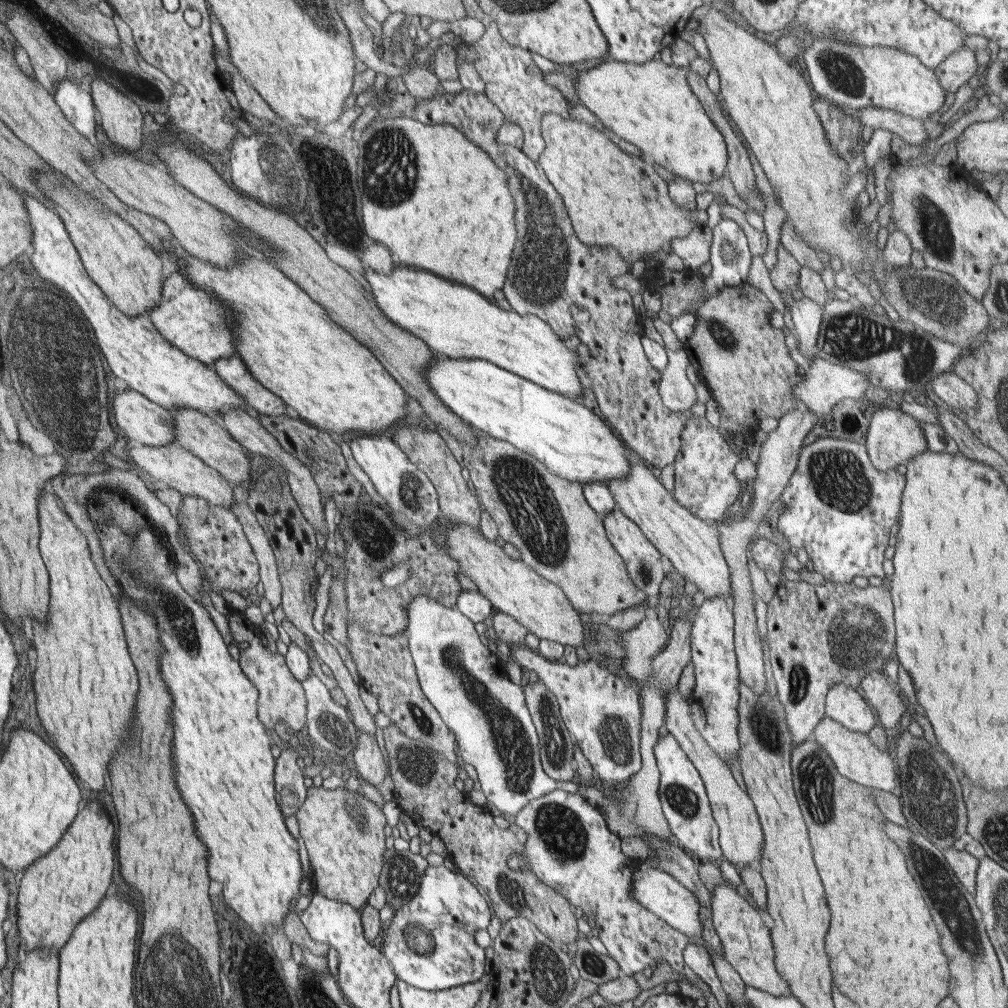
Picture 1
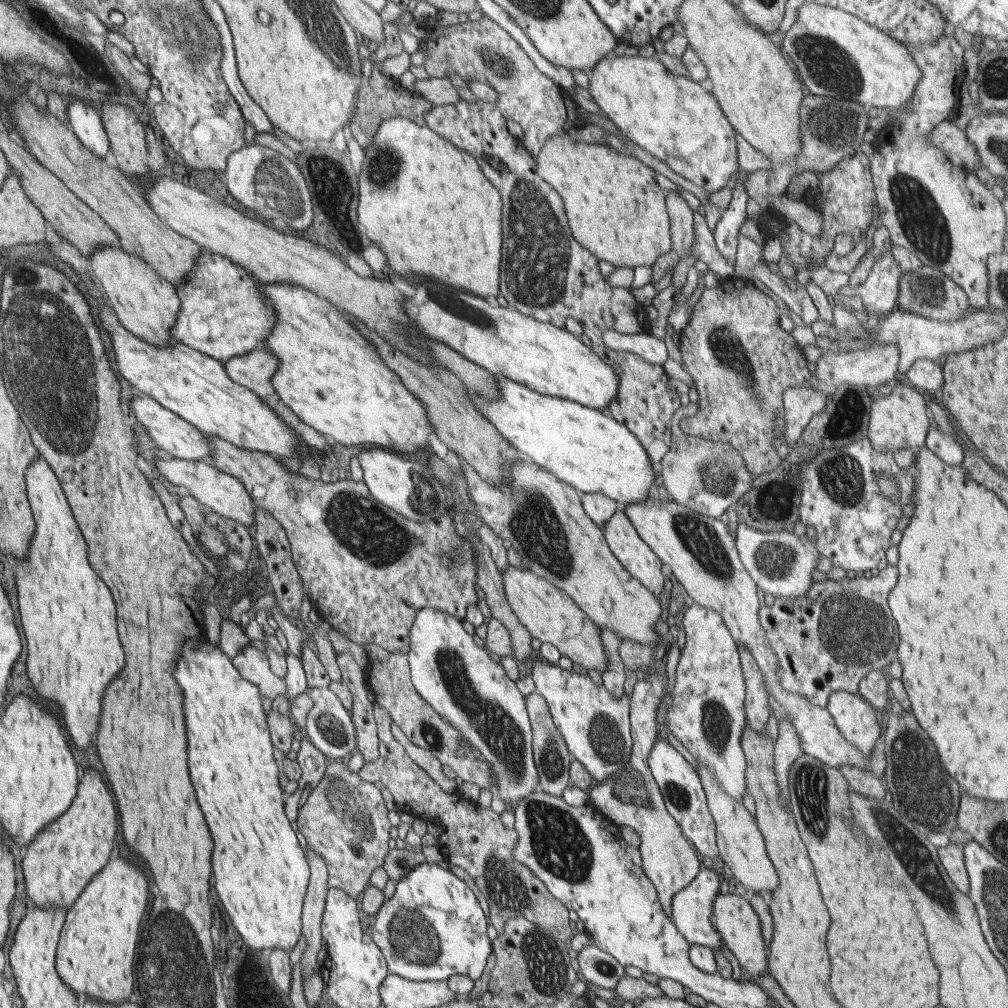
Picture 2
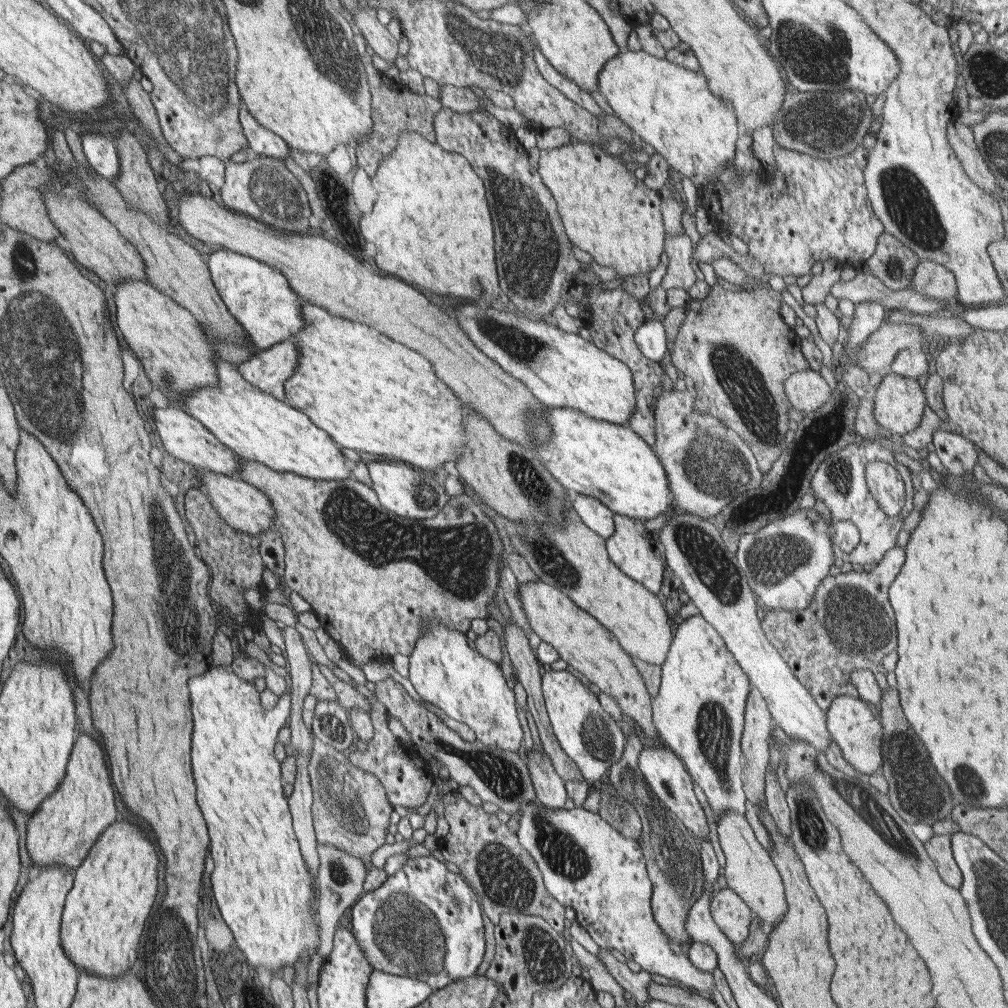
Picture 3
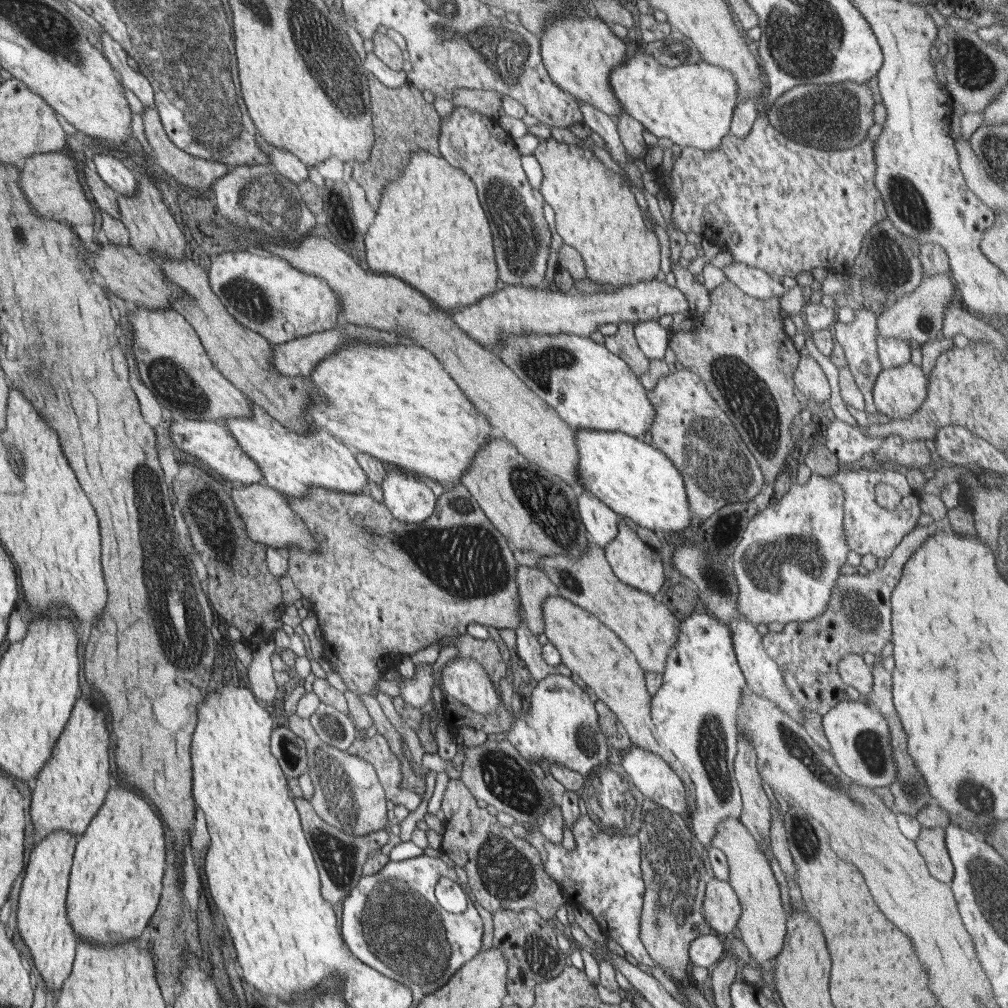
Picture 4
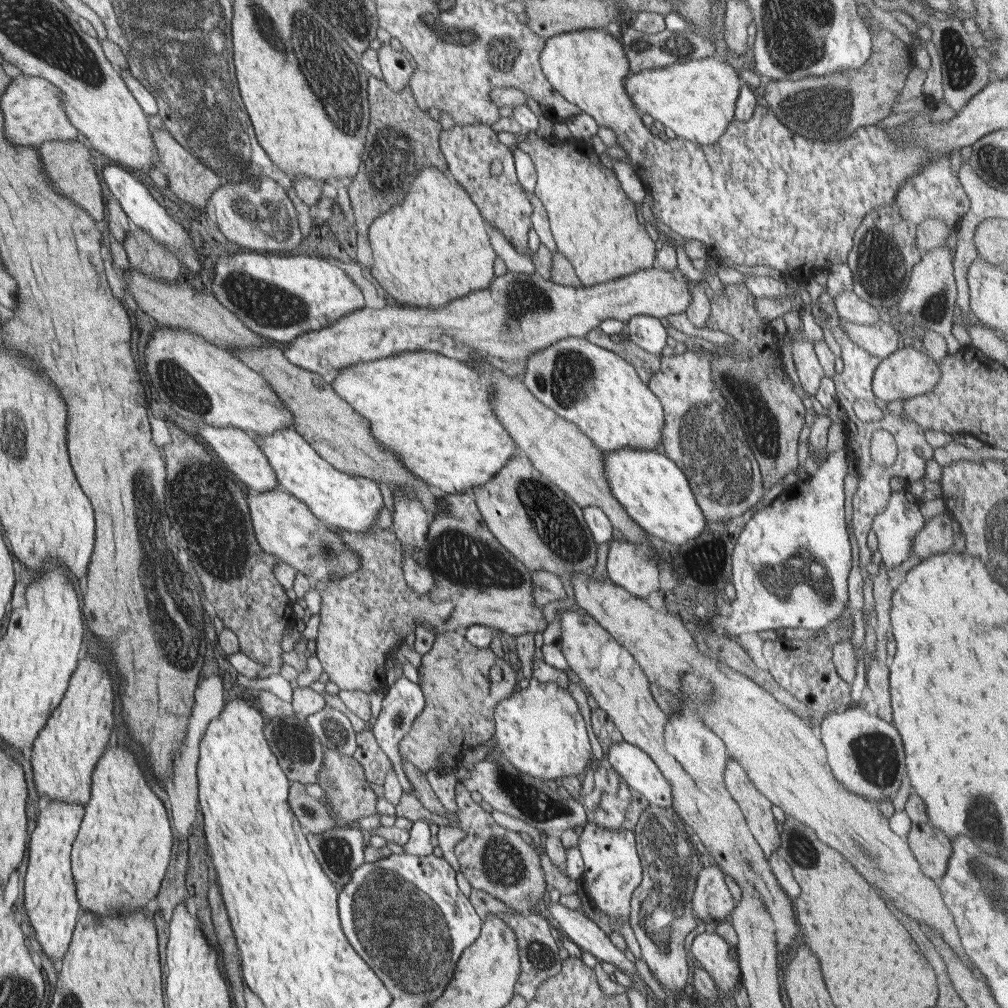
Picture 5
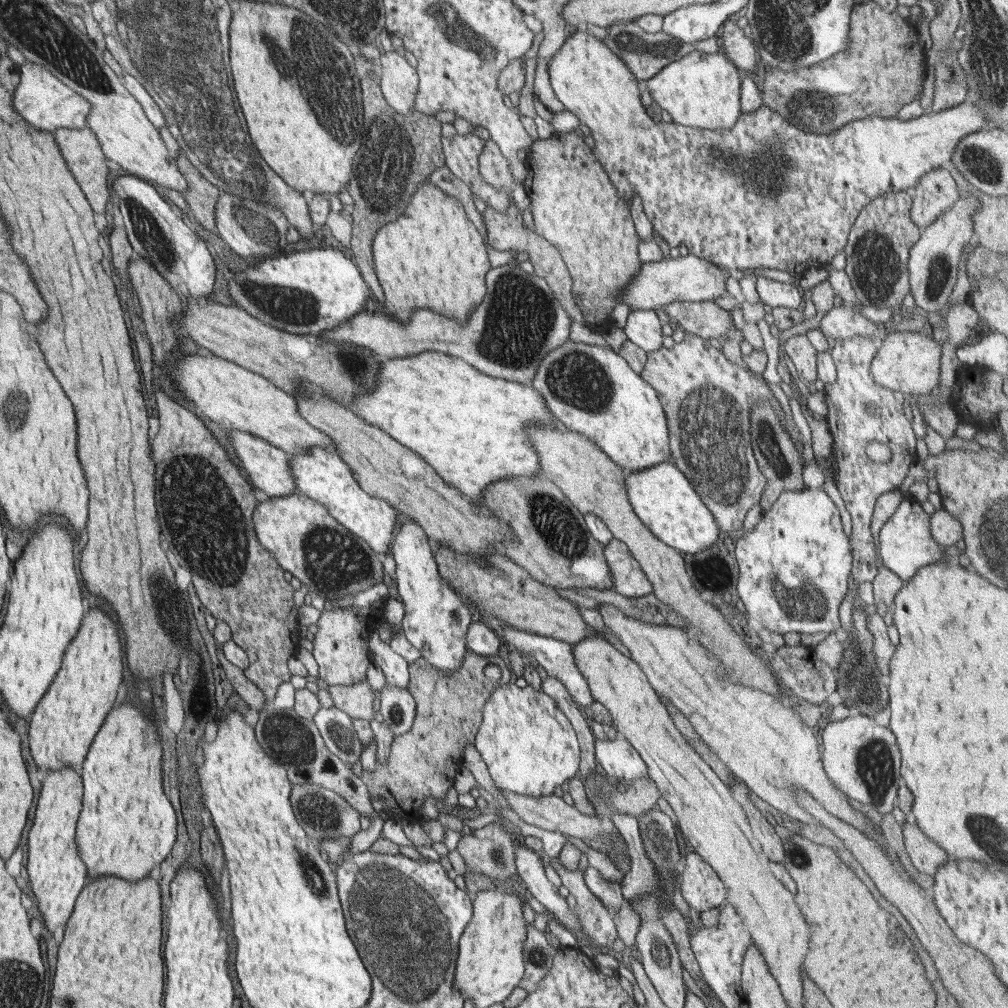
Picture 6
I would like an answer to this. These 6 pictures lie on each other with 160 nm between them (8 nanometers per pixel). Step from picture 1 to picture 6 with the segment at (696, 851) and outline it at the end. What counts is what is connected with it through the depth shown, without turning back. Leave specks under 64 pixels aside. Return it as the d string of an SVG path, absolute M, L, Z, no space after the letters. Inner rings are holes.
M620 736L607 741L595 739L595 759L608 777L622 786L649 776L638 751Z

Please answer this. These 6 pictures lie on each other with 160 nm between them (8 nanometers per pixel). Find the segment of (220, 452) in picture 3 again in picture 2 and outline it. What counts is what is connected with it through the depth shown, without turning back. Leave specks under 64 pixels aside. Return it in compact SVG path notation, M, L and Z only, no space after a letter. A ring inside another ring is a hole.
M143 395L142 397L134 396L129 404L131 420L135 420L141 424L142 428L148 434L148 438L152 440L152 444L172 456L189 460L207 460L211 458L211 446L207 441L206 435L194 426L187 419L176 414L175 411L168 410L163 404L156 402L156 399Z

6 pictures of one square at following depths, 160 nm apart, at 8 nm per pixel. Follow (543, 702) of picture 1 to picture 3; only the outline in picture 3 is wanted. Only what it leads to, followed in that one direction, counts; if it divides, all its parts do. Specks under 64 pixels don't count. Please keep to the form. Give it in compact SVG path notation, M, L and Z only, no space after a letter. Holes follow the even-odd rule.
M536 748L523 754L529 768L529 775L535 788L537 799L547 808L564 807L568 797L565 780L556 772L550 755Z

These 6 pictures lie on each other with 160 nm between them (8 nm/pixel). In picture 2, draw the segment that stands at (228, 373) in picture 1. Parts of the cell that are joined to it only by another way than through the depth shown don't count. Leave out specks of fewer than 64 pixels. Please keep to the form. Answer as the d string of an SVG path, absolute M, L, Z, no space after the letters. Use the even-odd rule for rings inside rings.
M262 346L261 348L256 348L246 354L232 357L230 360L224 362L224 367L227 368L227 374L236 383L240 383L242 386L255 391L255 393L263 399L264 403L271 406L271 409L275 410L275 412L278 412L279 416L281 416L281 420L283 420L287 426L291 426L291 428L303 438L303 441L308 446L314 448L314 450L312 450L314 454L316 454L316 452L322 452L322 450L325 452L332 451L331 445L326 441L326 438L319 432L316 432L314 428L309 427L306 423L300 422L299 418L294 416L290 408L279 397L279 393L275 390L274 383L271 381L275 372L278 371L278 359L268 348Z

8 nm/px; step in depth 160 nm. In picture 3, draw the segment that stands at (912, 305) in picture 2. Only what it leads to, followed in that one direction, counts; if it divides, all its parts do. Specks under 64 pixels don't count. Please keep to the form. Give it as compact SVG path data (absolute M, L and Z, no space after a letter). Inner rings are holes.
M921 259L911 278L912 290L936 300L946 300L955 305L957 280L945 266L931 260Z

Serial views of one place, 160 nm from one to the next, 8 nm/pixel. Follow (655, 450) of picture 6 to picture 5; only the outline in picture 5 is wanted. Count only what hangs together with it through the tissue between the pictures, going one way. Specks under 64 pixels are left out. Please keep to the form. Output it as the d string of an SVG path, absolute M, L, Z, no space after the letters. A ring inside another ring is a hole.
M585 337L563 338L533 353L526 362L523 383L540 402L575 424L600 450L615 451L620 447L655 450L664 428L663 406L626 360Z

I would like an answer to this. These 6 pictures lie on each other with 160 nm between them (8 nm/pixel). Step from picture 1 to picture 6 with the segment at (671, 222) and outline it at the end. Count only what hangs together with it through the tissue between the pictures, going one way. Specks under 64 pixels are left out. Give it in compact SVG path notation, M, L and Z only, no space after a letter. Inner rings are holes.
M558 132L547 140L536 139L533 146L528 149L525 163L529 176L524 186L531 199L532 207L529 209L532 211L536 232L560 250L573 280L571 288L573 298L592 329L601 334L614 325L610 313L621 302L619 300L621 290L633 279L643 264L638 254L642 240L634 228L630 204L618 194L603 165L600 162L592 164L590 158L584 158L580 146L576 144L578 140L574 140L572 136L568 142L562 142Z

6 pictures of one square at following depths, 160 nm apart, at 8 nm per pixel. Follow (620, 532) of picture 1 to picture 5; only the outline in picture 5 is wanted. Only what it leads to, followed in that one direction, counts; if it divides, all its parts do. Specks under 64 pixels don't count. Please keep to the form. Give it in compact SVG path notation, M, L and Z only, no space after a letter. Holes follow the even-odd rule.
M620 539L608 542L608 577L610 582L624 588L640 599L648 599L660 587L659 569L640 545Z

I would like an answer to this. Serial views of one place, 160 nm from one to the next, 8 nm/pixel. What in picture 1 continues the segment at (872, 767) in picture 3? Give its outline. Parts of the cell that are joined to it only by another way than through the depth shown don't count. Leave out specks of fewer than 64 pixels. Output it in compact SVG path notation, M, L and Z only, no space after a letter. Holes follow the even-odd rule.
M833 684L825 699L825 714L844 728L868 733L876 724L872 706L856 692L855 688Z

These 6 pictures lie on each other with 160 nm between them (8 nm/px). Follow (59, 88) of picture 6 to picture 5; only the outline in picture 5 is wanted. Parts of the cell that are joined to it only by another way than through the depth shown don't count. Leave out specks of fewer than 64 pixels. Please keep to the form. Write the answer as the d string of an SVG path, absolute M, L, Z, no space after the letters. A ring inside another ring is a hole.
M25 75L12 79L3 96L4 136L12 145L38 148L48 141L74 141L78 136L76 127L68 119L62 91L40 77Z

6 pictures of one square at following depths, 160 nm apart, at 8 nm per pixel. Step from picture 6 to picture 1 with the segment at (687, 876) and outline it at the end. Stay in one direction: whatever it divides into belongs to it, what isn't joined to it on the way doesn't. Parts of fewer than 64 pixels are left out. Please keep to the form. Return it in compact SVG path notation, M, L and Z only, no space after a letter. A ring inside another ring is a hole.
M728 881L720 883L711 892L711 913L713 929L721 942L723 957L741 976L745 986L763 990L772 996L791 994L788 983L780 976L775 965L775 952L771 929L764 917L744 897L742 889L734 889Z

